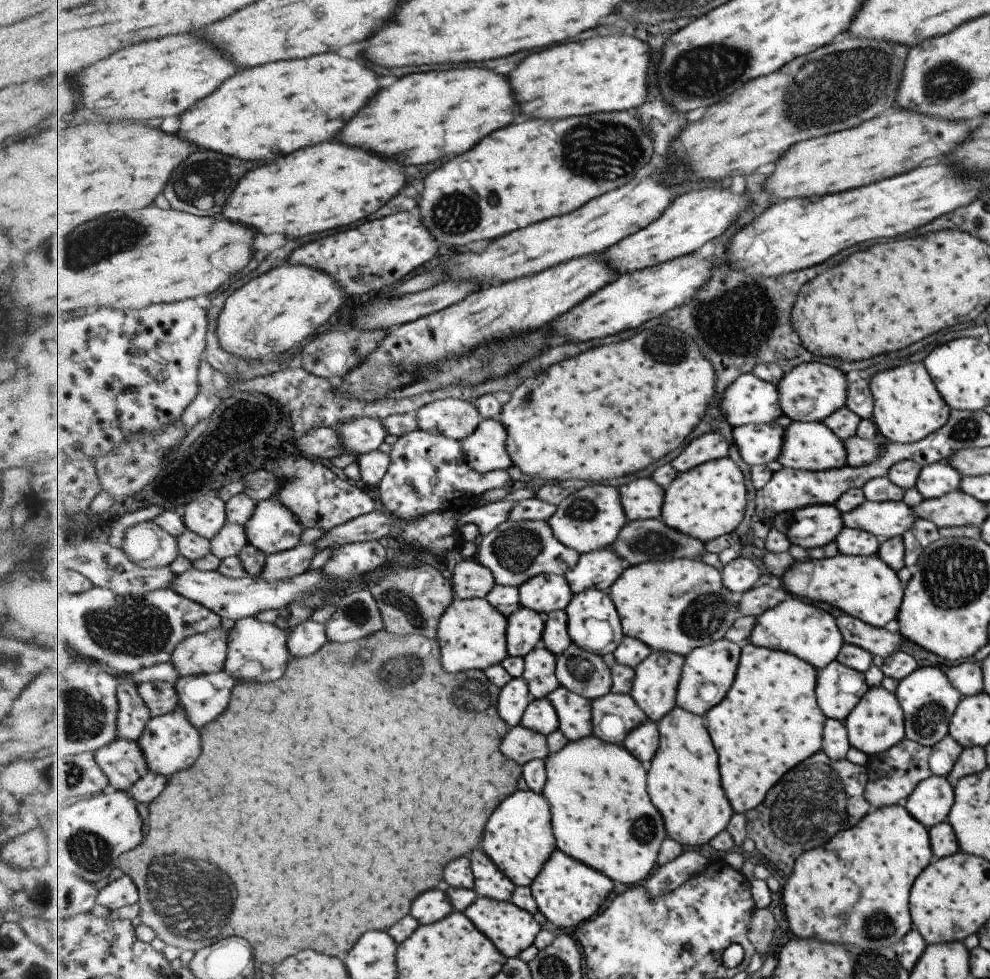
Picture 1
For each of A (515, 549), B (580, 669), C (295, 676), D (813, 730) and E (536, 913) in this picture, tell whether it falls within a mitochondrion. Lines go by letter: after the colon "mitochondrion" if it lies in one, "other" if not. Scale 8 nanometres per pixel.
A: mitochondrion
B: mitochondrion
C: other
D: other
E: other

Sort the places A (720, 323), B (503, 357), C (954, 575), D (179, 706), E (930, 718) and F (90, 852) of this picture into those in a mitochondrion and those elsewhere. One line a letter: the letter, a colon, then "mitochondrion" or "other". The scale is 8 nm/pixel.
A: mitochondrion
B: mitochondrion
C: mitochondrion
D: other
E: mitochondrion
F: mitochondrion

